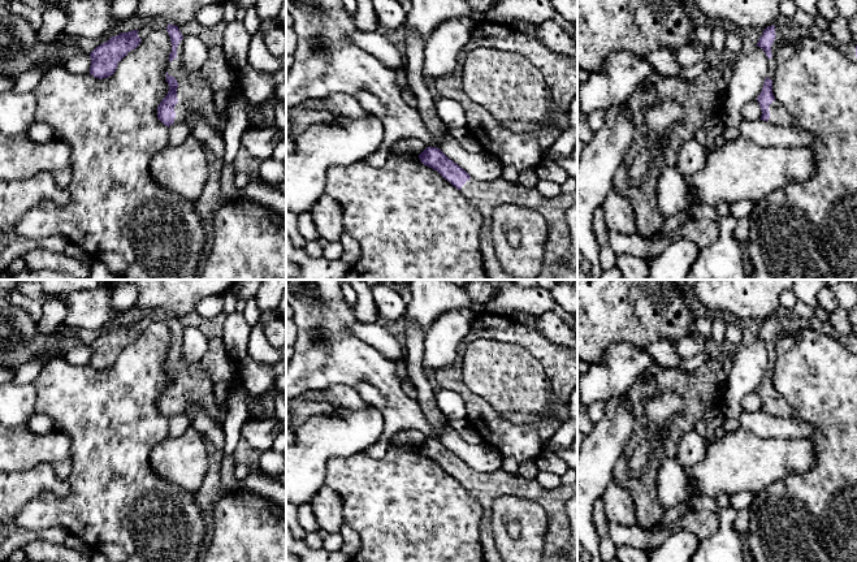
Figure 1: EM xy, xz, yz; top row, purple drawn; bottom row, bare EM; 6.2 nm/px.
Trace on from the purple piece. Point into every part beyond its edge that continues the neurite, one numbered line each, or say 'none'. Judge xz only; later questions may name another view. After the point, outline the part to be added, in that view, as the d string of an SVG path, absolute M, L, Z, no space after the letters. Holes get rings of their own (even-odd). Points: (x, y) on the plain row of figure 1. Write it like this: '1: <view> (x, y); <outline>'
1: xz (485, 487); M471 468L460 484L477 500L482 515L492 518L495 498L516 496L537 502L546 513L544 557L541 562L574 562L560 553L571 537L567 502L577 497L577 481L559 485L554 489L544 488L536 479L529 480L499 468L494 472L477 472Z

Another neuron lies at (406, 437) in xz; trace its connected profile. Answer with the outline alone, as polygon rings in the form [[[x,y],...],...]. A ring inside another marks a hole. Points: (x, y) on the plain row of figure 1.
[[[402,429],[393,436],[394,446],[420,446],[427,436],[416,429]]]

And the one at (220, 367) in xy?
[[[221,338],[208,340],[199,364],[213,384],[225,382],[233,389],[241,380],[239,364],[229,355]]]

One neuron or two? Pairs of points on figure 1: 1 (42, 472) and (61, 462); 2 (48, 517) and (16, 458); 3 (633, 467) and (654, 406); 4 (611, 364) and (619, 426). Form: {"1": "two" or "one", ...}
{"1": "two", "2": "two", "3": "one", "4": "two"}

